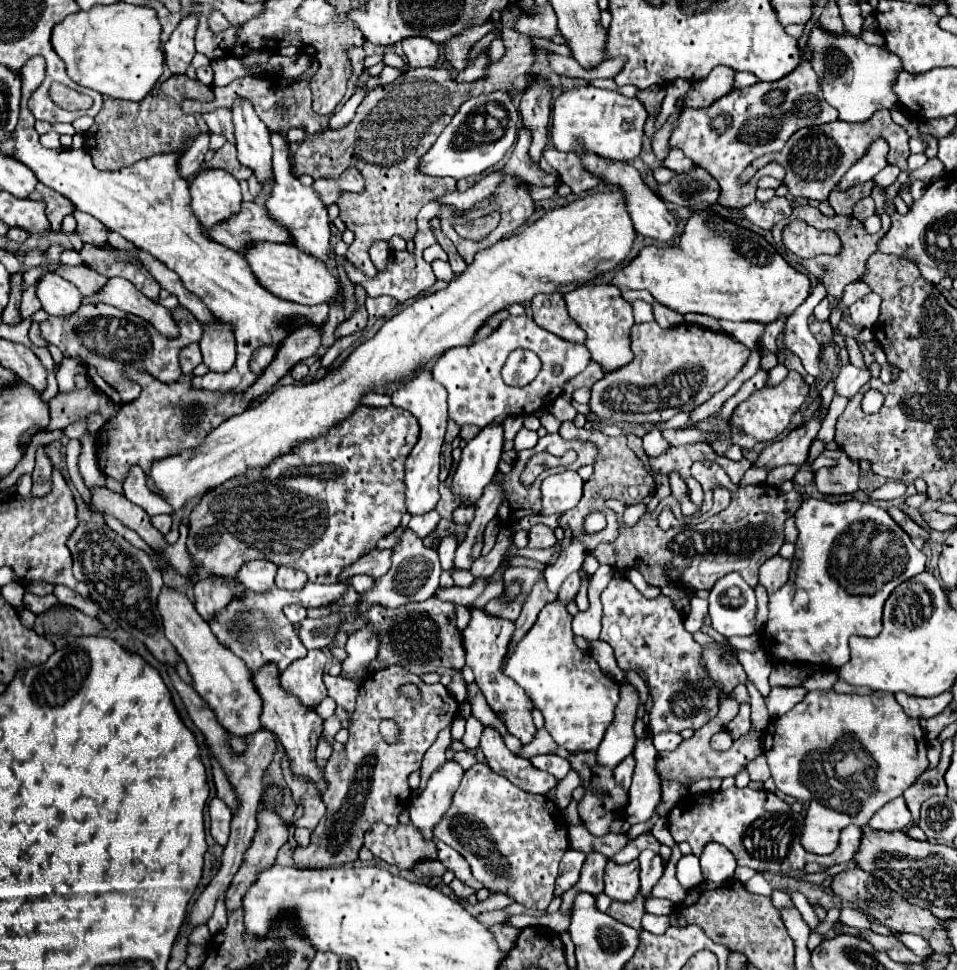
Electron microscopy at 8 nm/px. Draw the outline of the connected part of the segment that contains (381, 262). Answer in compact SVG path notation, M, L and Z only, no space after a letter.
M378 240L370 246L370 260L376 266L376 270L382 270L386 266L388 252L390 252L390 248L388 248L388 242L384 242L384 240Z

